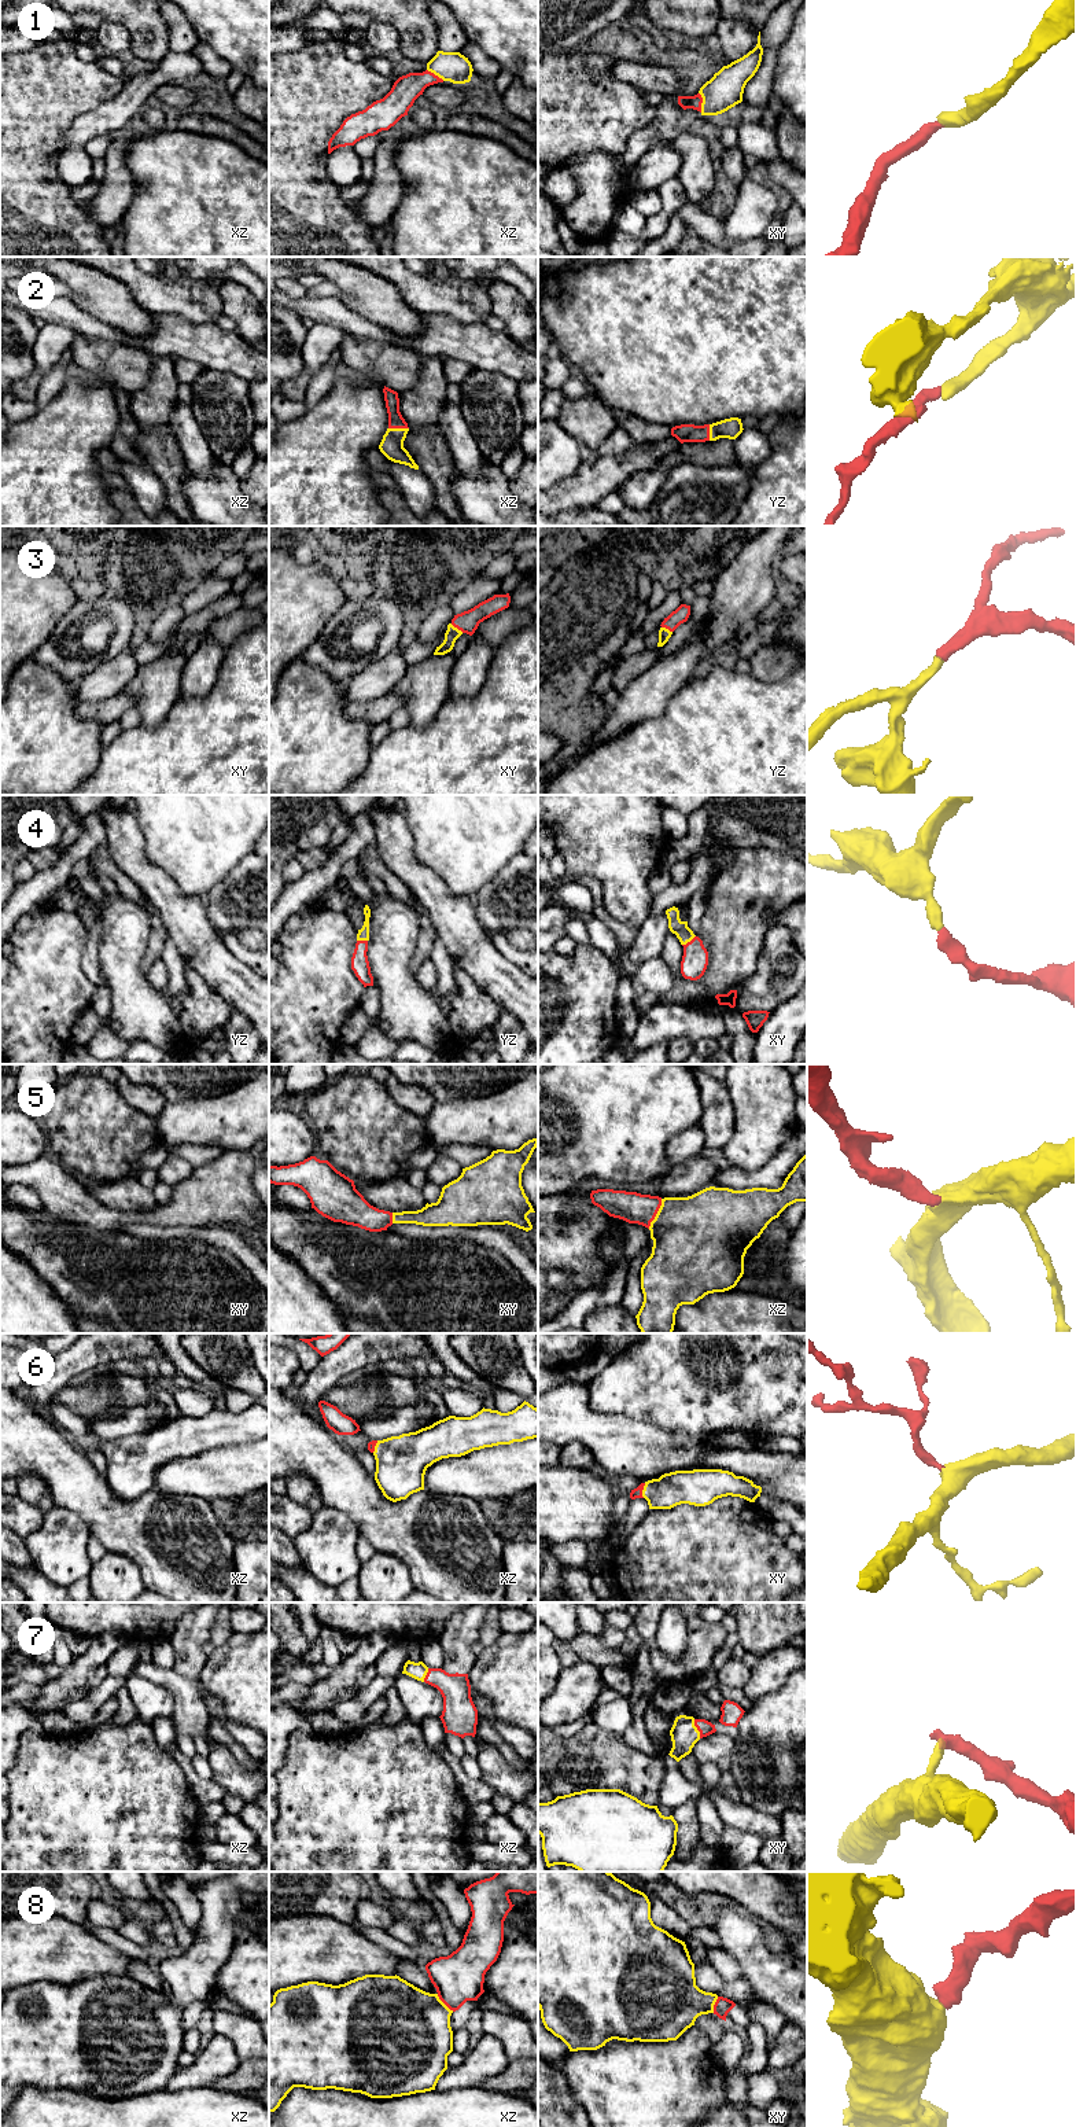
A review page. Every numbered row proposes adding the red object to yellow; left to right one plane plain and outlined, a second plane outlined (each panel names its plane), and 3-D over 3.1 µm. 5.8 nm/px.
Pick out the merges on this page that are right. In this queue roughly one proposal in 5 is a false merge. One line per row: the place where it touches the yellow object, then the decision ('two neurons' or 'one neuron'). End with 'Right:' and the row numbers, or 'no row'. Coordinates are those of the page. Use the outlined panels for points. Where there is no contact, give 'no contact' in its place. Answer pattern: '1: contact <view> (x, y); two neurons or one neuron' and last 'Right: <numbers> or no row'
1: contact xy (703, 102); one neuron
2: contact xz (398, 429); one neuron
3: contact xy (456, 628); one neuron
4: contact xy (688, 941); one neuron
5: contact xz (656, 1214); one neuron
6: contact xy (642, 1490); one neuron
7: contact xy (696, 1729); one neuron
8: contact xz (443, 2004); one neuron
Right: 1, 2, 3, 4, 5, 6, 7, 8

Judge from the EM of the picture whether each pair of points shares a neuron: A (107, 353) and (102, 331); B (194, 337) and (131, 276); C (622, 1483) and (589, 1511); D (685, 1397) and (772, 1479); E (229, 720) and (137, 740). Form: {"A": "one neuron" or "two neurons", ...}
{"A": "two neurons", "B": "two neurons", "C": "two neurons", "D": "two neurons", "E": "one neuron"}

